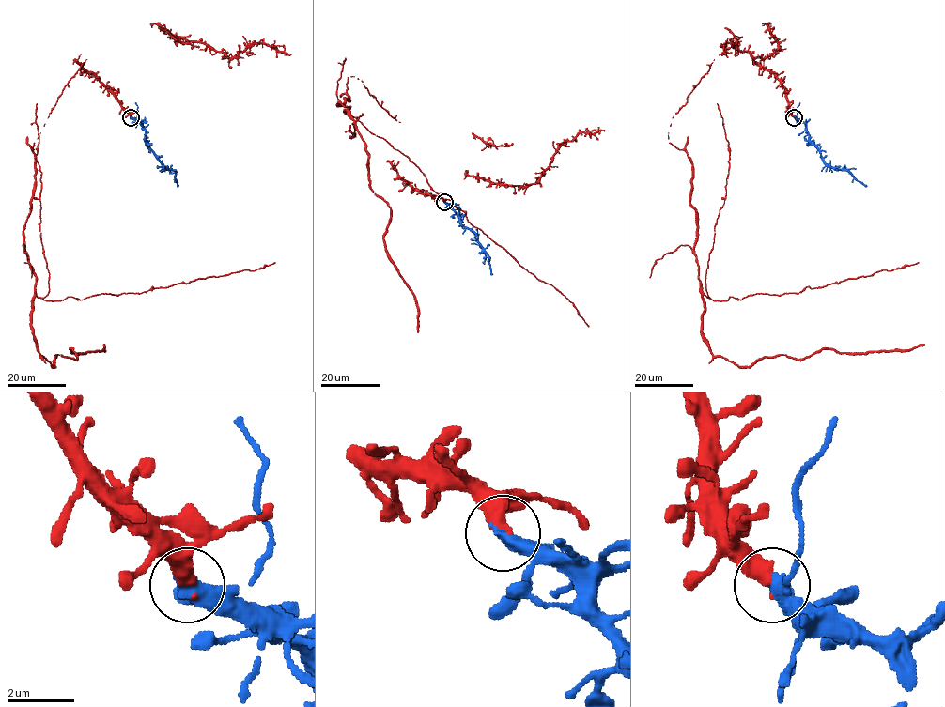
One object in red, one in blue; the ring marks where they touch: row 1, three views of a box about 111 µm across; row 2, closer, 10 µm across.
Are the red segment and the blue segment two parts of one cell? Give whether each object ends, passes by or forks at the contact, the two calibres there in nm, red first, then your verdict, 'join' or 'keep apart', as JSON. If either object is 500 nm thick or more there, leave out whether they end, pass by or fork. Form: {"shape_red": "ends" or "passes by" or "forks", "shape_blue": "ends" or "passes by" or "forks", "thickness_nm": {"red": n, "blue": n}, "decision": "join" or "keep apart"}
{"thickness_nm": {"red": 480, "blue": 500}, "decision": "join"}

